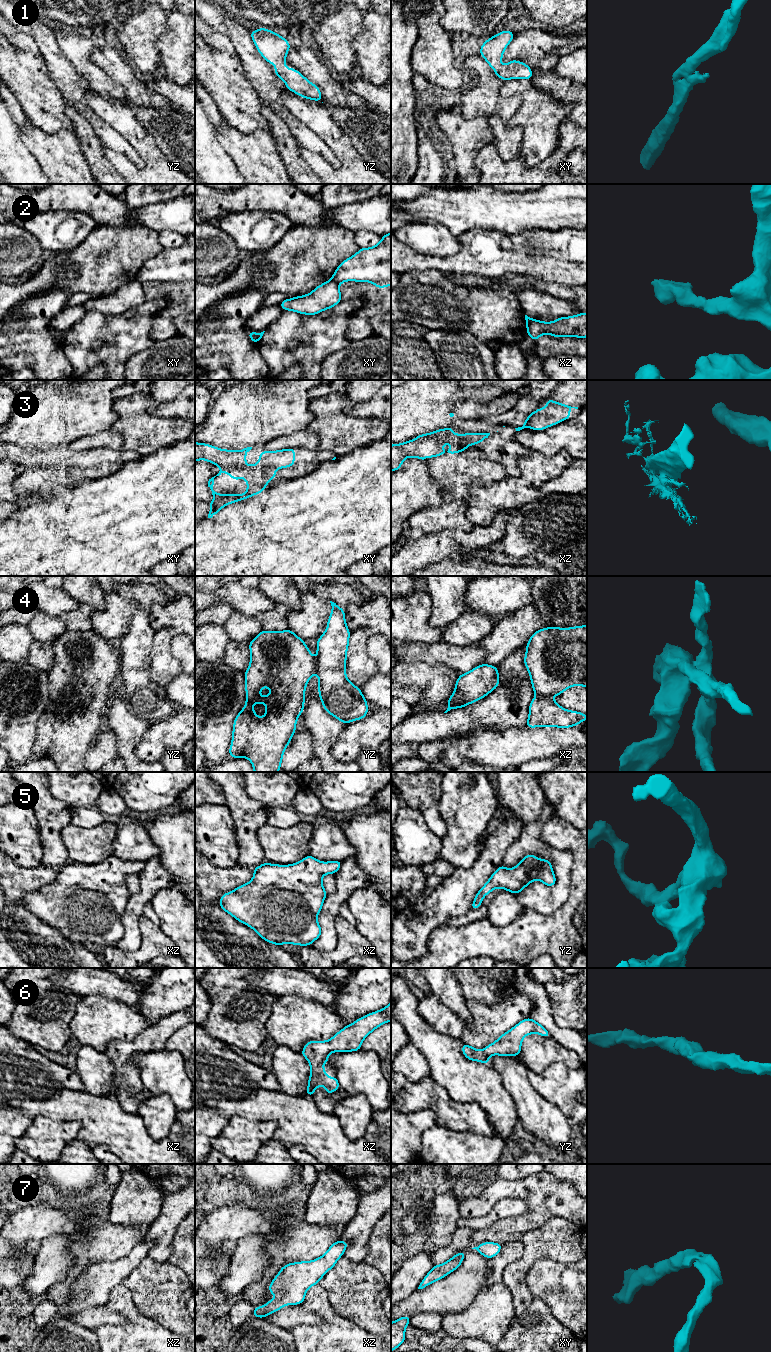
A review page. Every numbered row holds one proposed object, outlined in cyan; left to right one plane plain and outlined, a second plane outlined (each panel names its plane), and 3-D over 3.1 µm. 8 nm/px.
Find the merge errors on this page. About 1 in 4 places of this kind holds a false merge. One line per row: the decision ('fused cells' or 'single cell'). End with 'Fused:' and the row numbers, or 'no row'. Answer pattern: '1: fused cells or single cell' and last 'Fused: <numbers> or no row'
1: single cell
2: fused cells
3: single cell
4: fused cells
5: single cell
6: single cell
7: single cell
Fused: 2, 4

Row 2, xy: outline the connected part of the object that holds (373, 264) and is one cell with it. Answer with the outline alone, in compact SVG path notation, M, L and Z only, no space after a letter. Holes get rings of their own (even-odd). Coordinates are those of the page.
M391 232L382 236L381 241L370 248L360 248L352 257L344 260L335 270L332 279L341 284L346 281L371 282L376 288L391 285Z

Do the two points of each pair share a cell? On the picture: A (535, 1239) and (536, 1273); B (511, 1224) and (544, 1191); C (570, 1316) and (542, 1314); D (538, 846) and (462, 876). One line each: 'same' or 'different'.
A: different
B: same
C: different
D: different

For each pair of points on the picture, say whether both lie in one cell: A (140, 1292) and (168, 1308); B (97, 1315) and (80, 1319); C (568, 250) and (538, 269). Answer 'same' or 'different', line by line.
A: same
B: same
C: same

